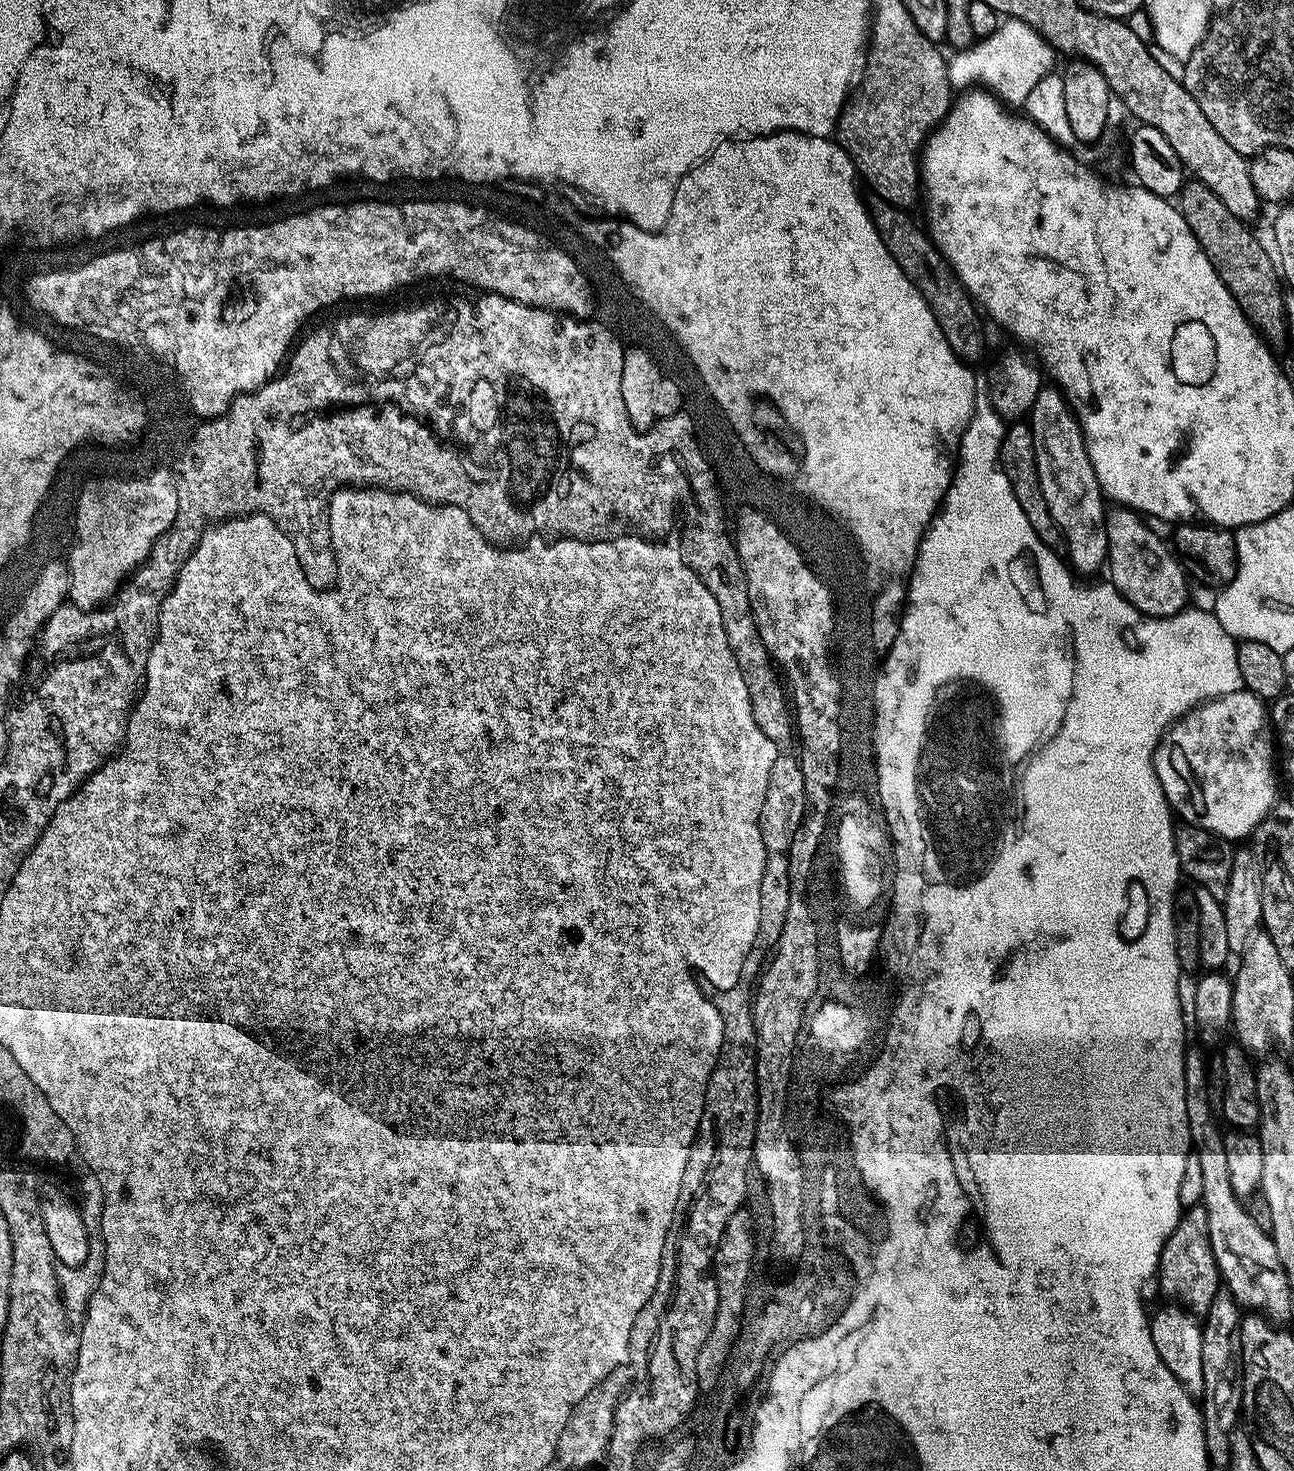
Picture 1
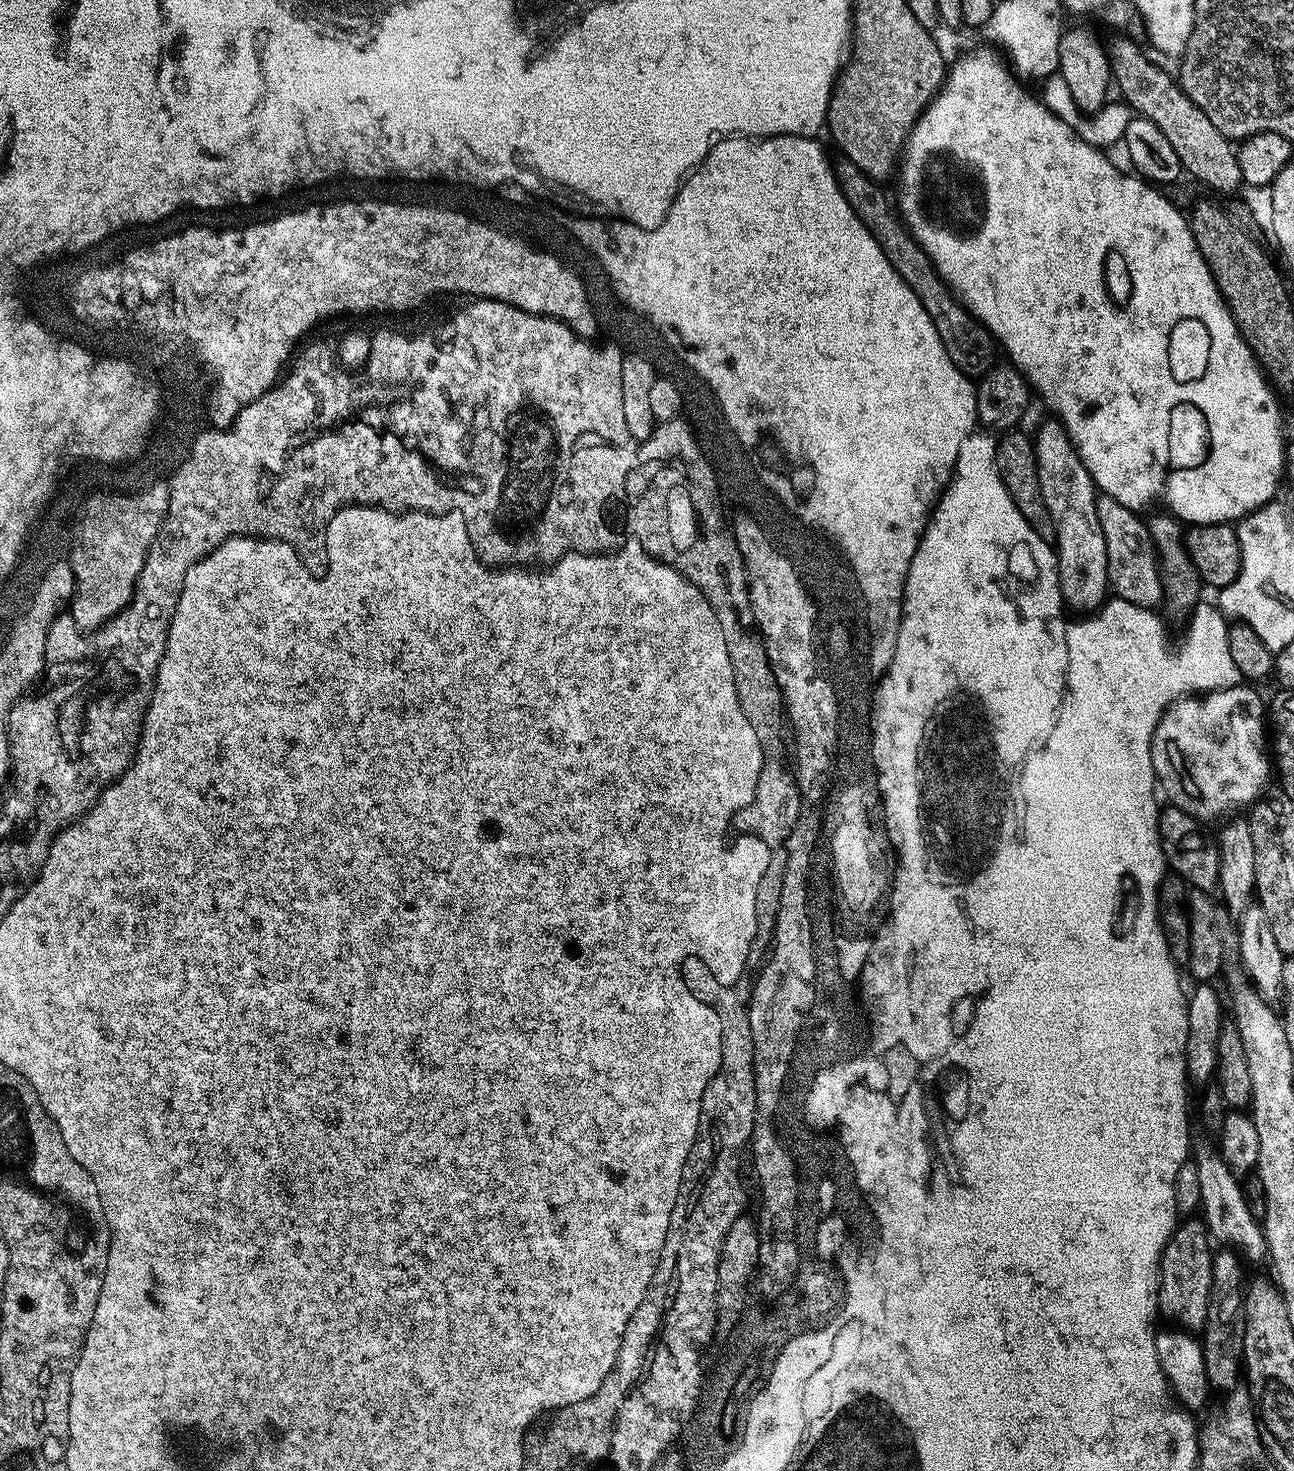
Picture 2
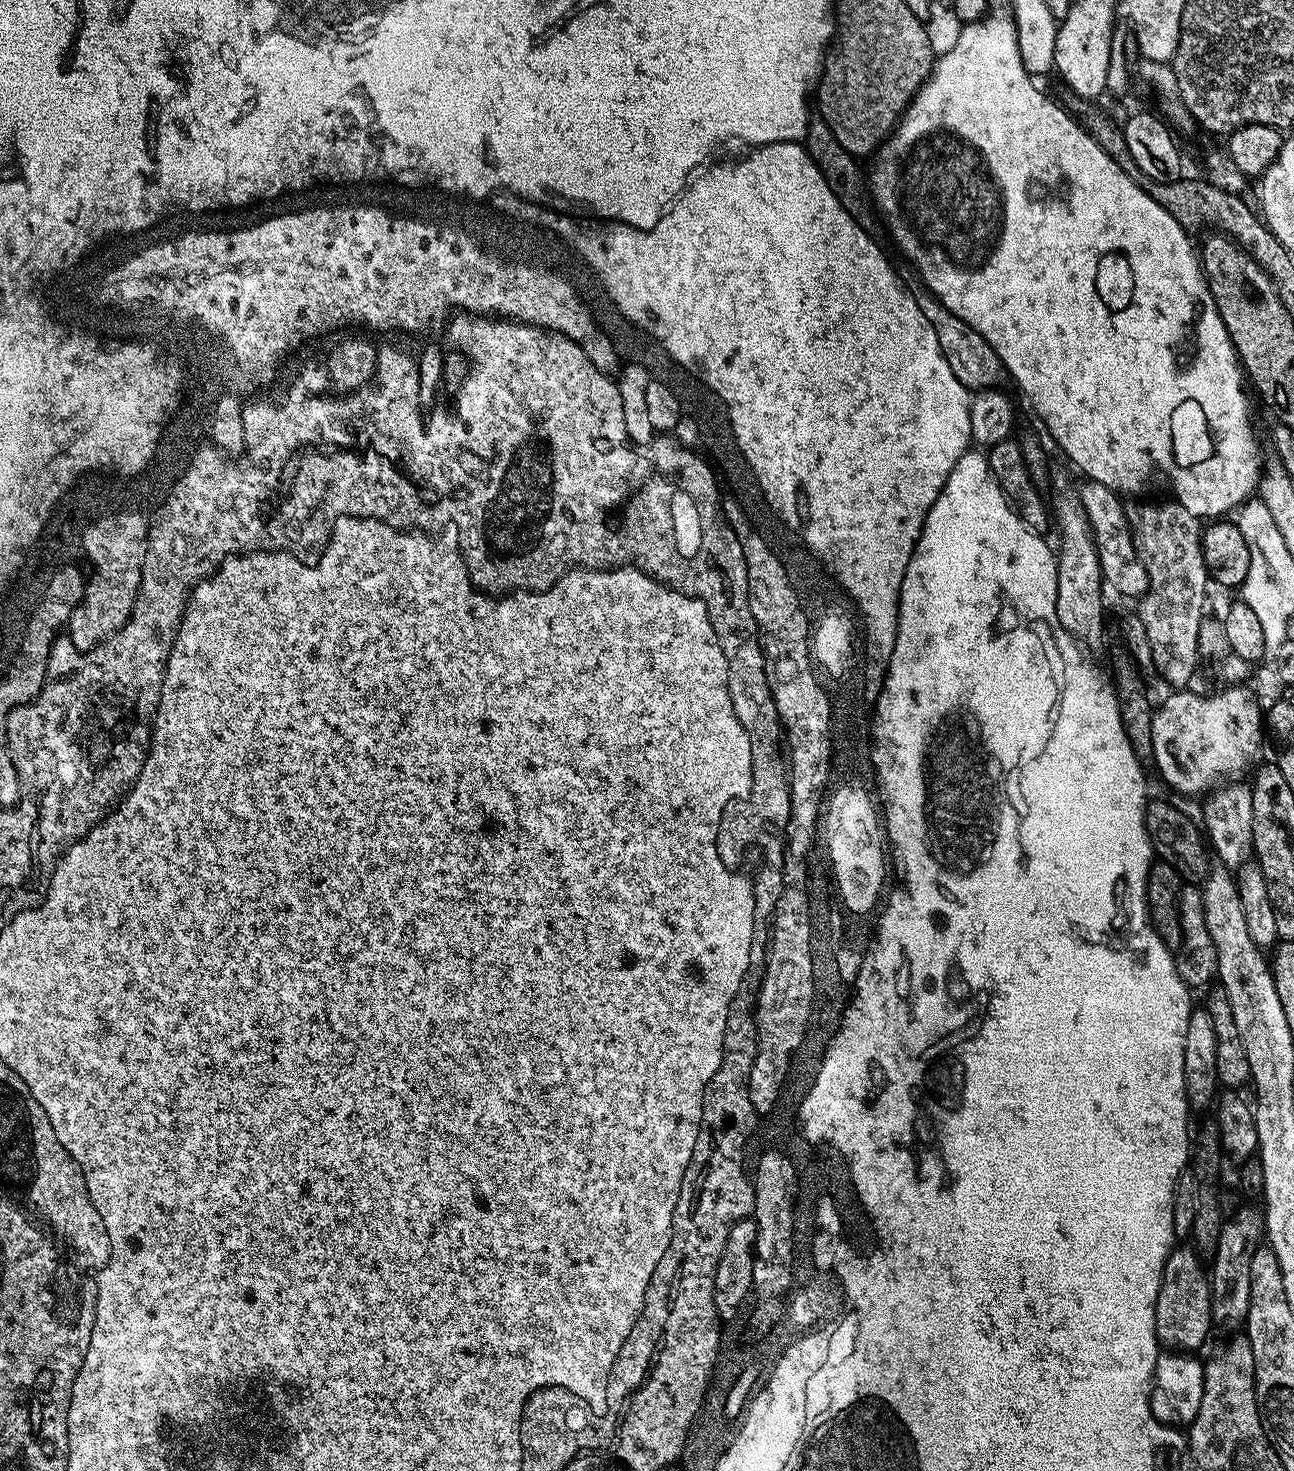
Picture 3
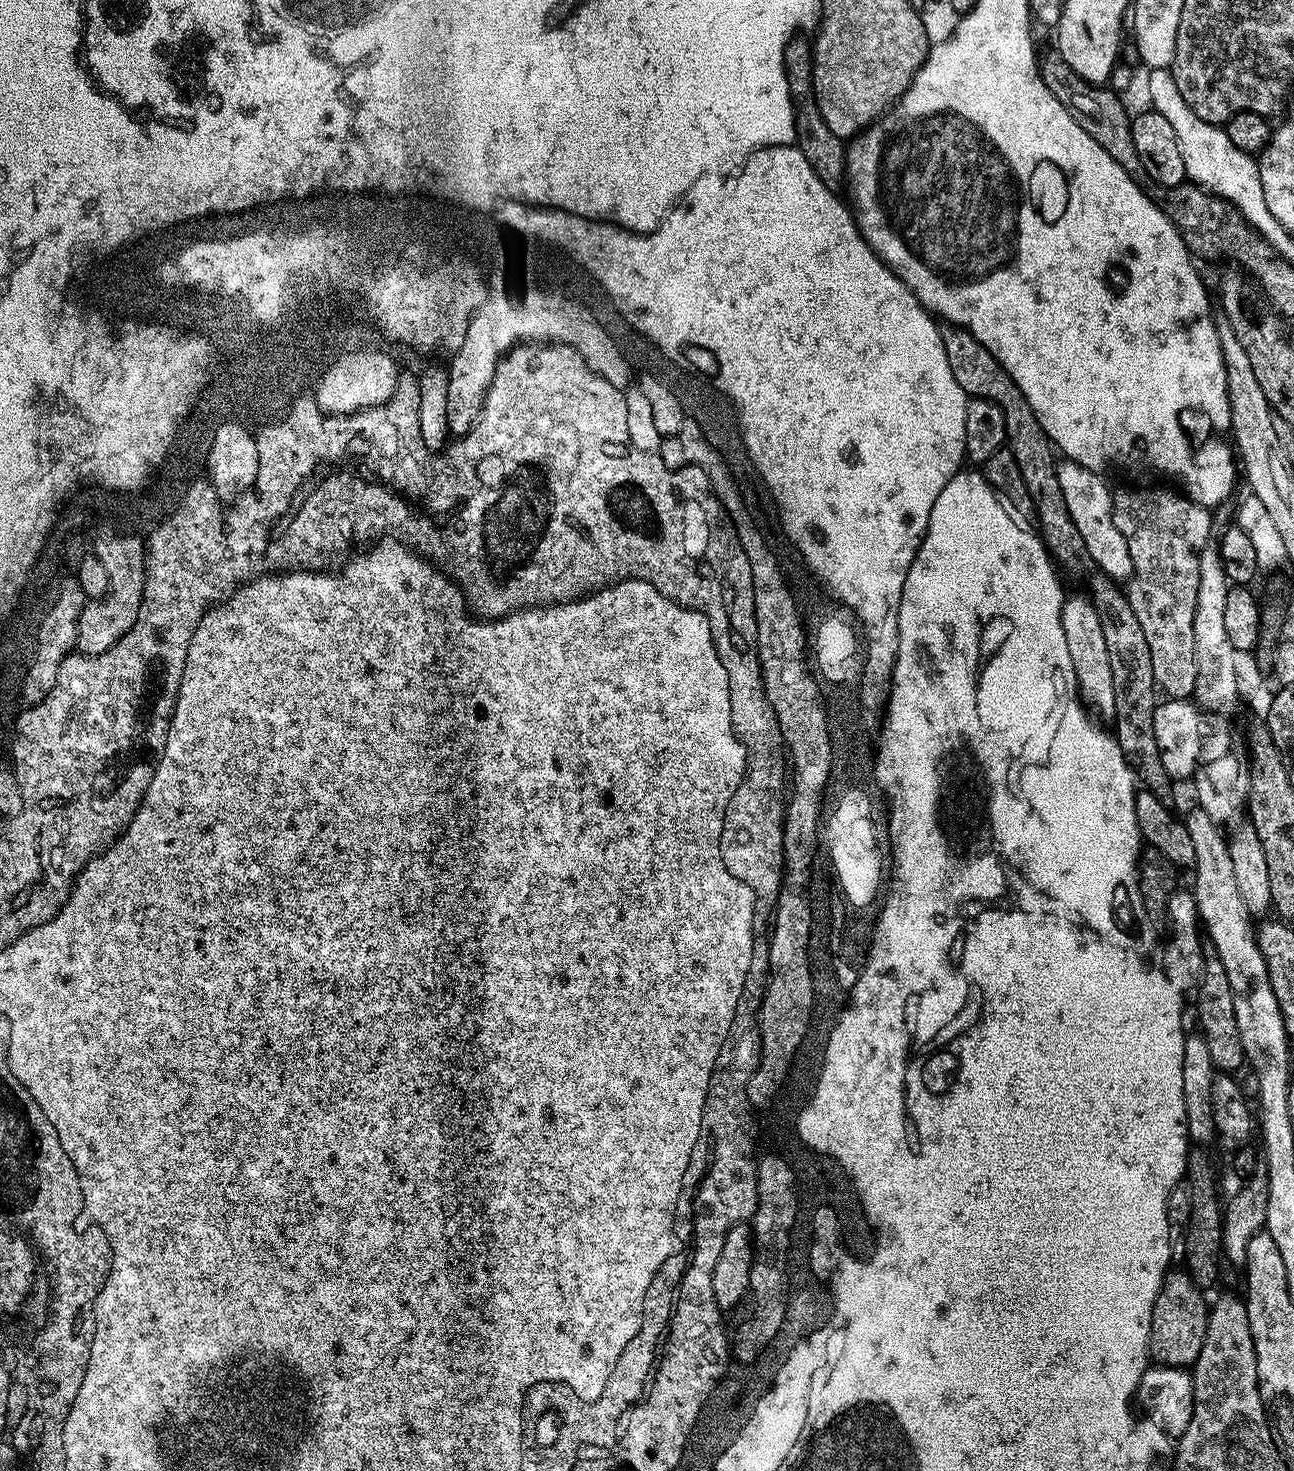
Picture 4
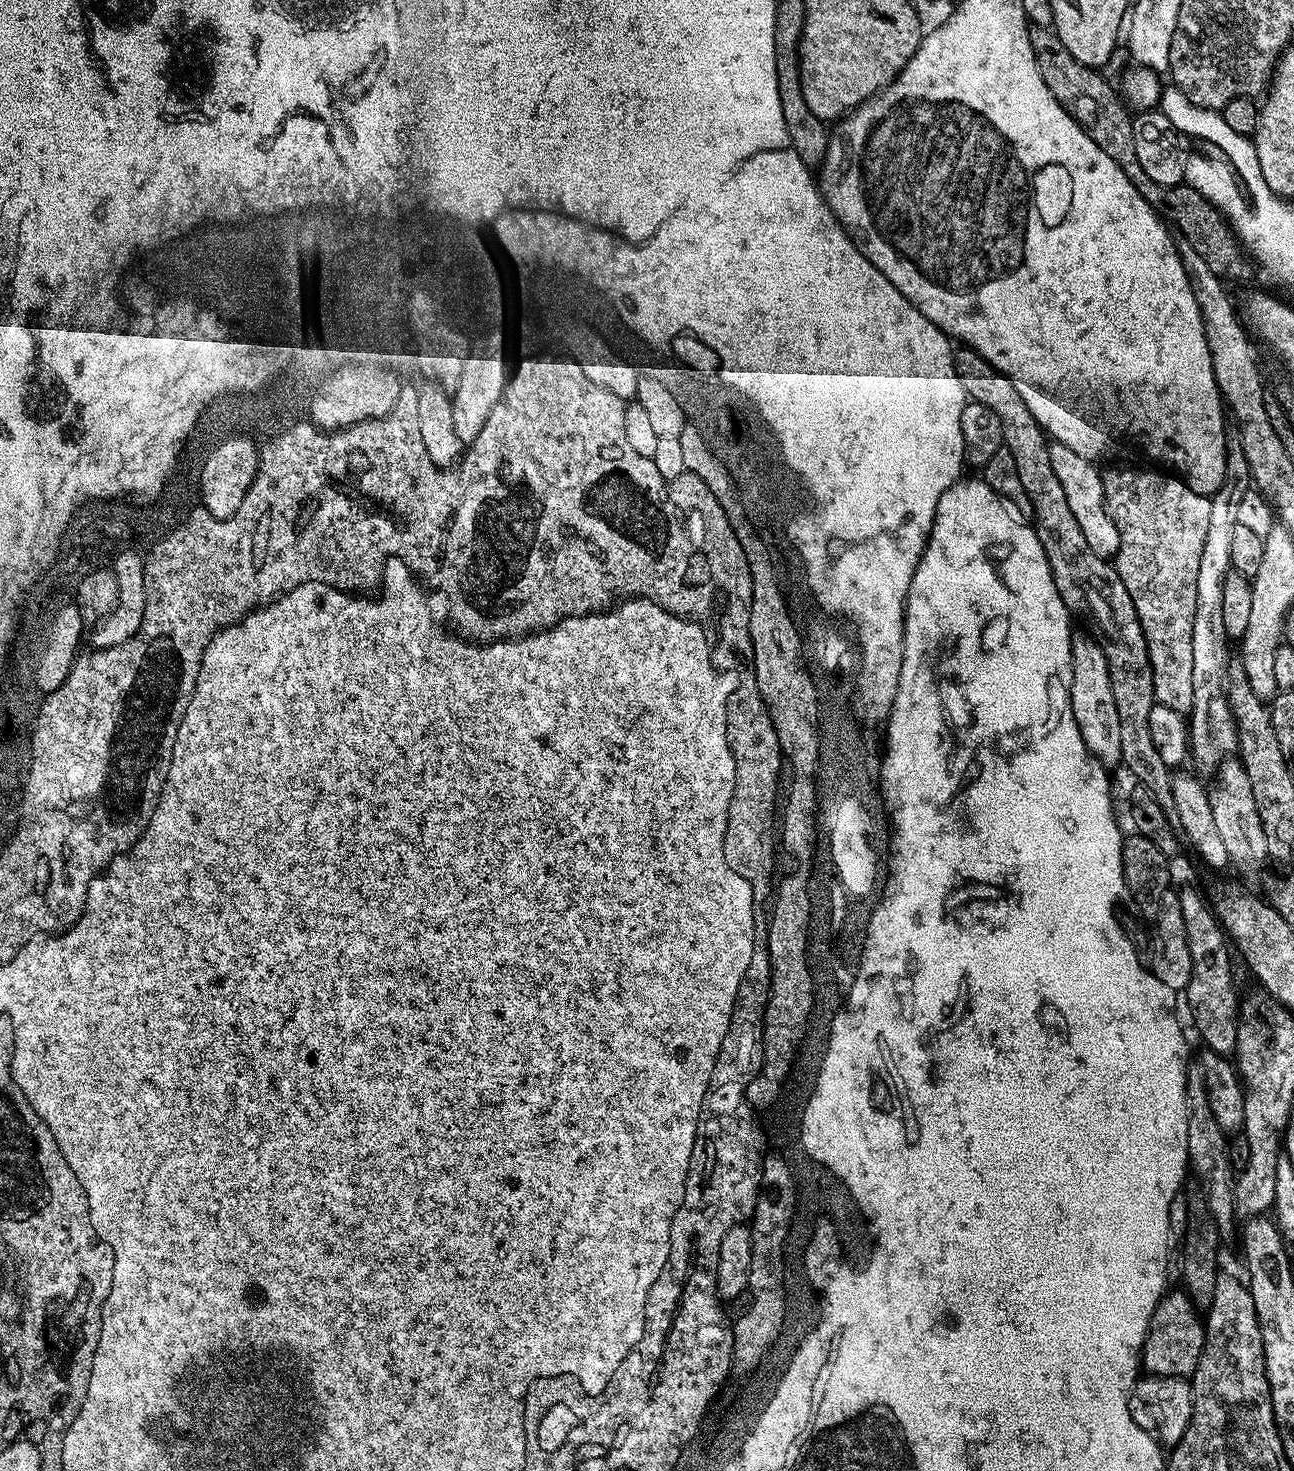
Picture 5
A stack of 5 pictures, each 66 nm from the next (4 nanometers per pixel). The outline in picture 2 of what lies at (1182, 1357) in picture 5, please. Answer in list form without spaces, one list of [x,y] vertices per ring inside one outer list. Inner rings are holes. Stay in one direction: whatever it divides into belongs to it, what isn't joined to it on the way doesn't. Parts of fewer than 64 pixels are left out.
[[[1188,1218],[1177,1223],[1175,1232],[1160,1259],[1160,1299],[1158,1312],[1161,1317],[1173,1320],[1173,1325],[1184,1330],[1203,1329],[1206,1310],[1210,1302],[1212,1285],[1212,1257],[1214,1248],[1208,1245],[1208,1225],[1200,1218]]]

